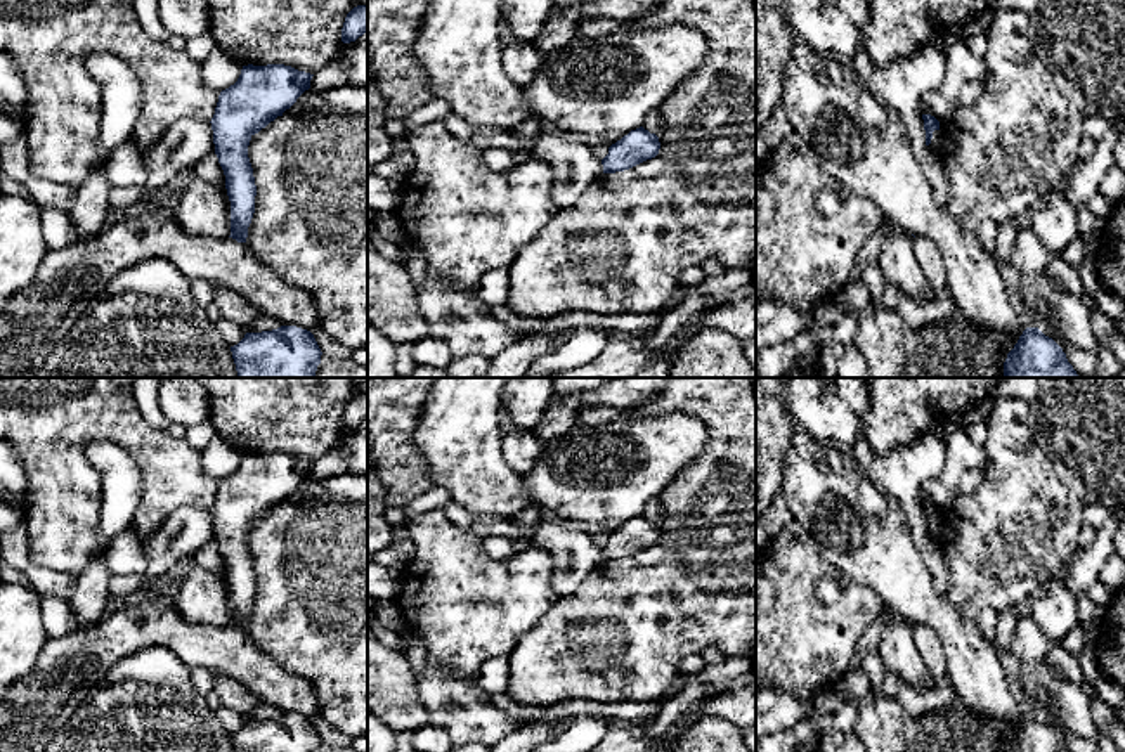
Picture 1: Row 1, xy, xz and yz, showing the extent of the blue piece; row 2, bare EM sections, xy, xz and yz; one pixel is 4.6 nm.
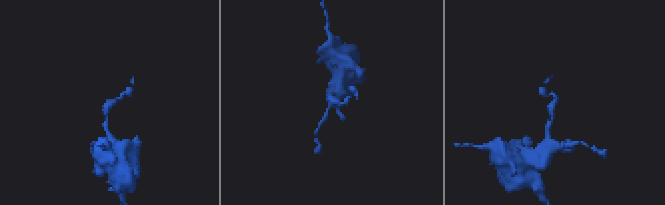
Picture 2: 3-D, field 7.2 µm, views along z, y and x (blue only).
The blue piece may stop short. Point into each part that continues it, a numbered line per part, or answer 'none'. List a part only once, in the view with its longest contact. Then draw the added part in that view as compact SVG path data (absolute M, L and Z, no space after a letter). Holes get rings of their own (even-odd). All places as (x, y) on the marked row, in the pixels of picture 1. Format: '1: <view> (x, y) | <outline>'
none

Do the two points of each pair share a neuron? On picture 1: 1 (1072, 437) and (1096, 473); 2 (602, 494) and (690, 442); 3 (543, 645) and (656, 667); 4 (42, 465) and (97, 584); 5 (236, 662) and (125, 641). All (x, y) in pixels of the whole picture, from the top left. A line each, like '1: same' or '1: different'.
1: same
2: same
3: same
4: different
5: same

